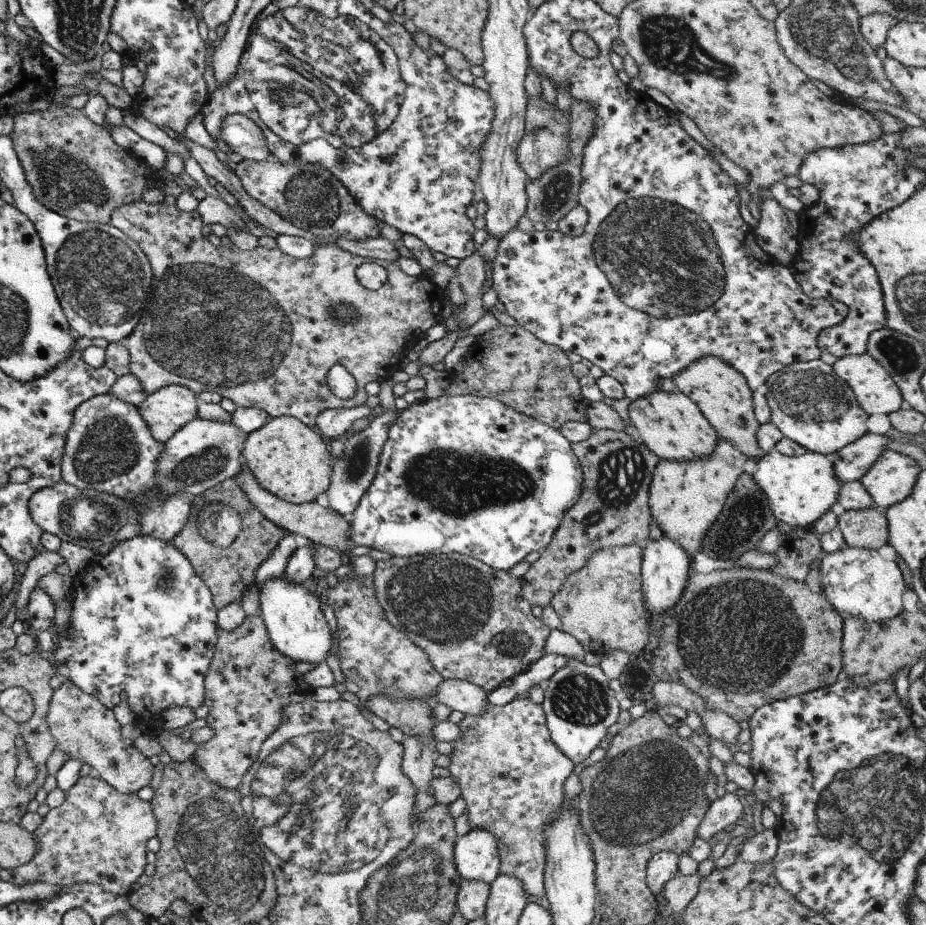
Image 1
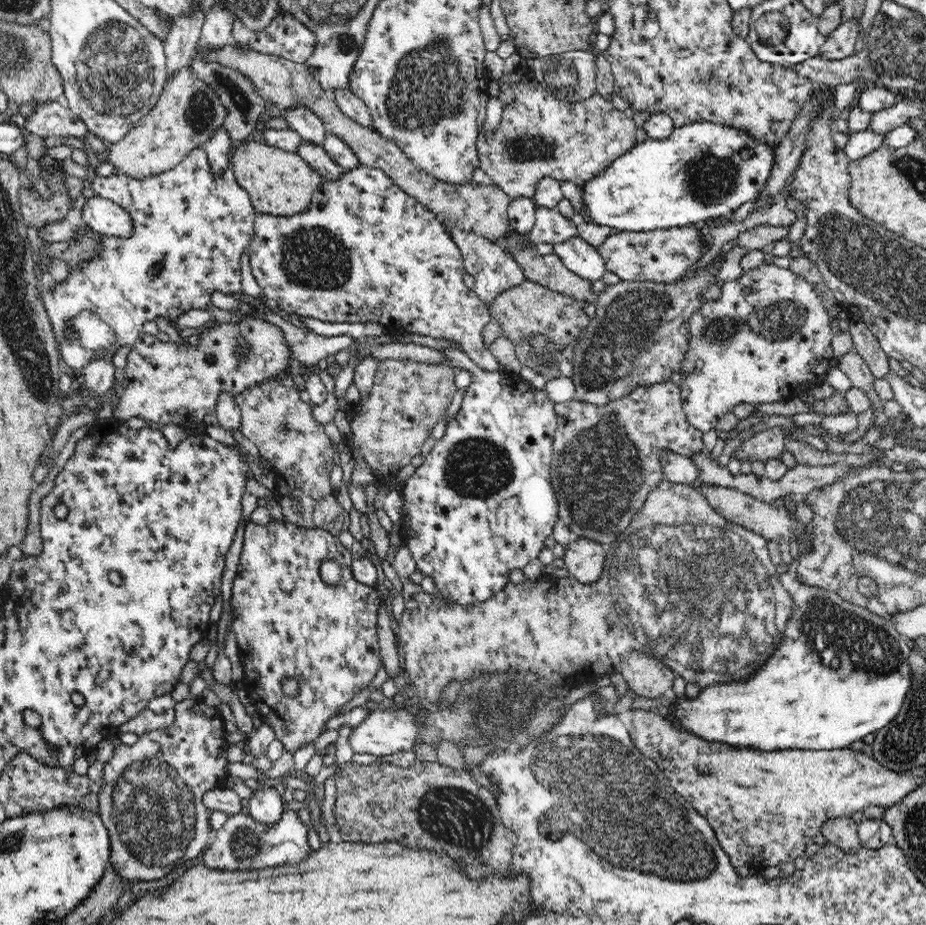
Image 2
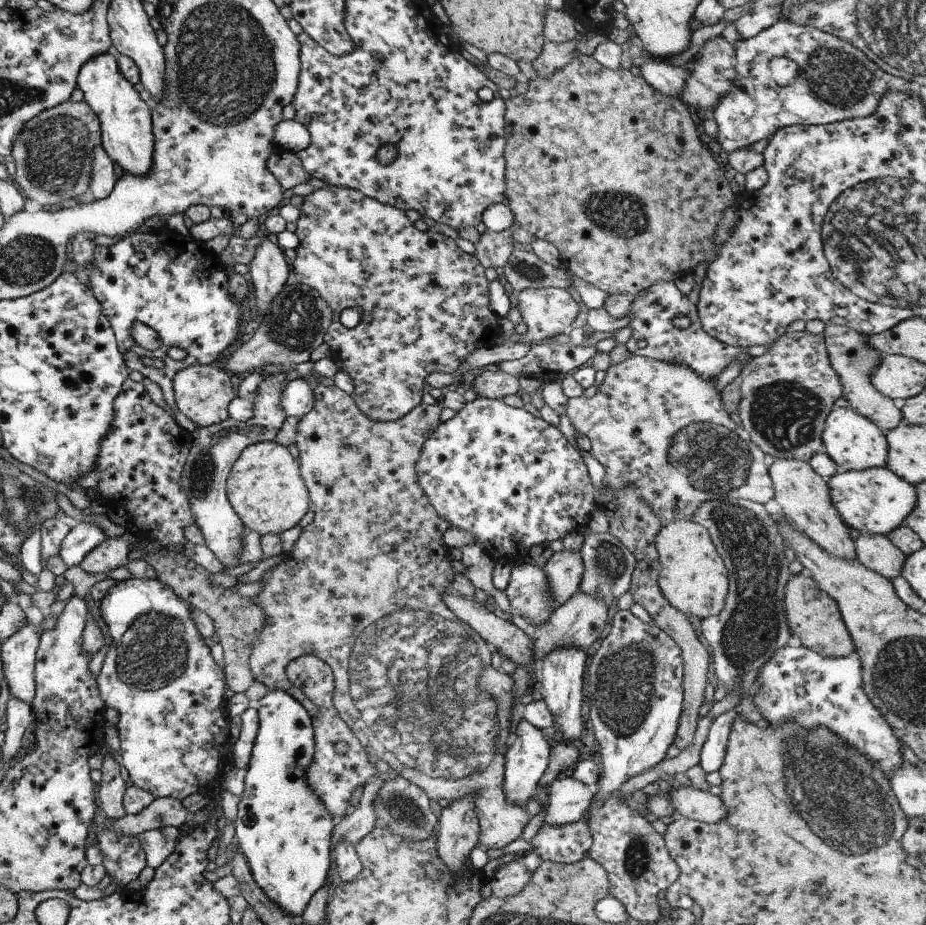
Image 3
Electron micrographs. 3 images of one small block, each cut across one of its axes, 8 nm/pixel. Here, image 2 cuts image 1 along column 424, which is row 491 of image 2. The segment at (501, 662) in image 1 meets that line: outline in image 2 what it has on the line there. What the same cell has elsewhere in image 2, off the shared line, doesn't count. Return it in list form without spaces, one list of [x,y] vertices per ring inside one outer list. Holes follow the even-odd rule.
[[[672,381],[638,387],[620,400],[604,406],[569,400],[554,404],[557,429],[553,442],[551,482],[559,504],[559,518],[570,532],[600,543],[607,549],[621,532],[626,530],[633,516],[641,509],[647,496],[662,482],[666,482],[659,456],[664,451],[693,458],[707,449],[702,441],[703,432],[690,424],[683,409],[681,390]]]

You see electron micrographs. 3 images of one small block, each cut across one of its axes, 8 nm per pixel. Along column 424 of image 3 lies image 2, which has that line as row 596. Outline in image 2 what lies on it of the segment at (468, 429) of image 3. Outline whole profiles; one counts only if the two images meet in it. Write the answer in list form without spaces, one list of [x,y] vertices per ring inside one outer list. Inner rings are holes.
[[[447,347],[440,350],[440,353],[447,358],[450,364],[455,364],[456,368],[467,367],[472,372],[472,382],[465,389],[465,395],[458,414],[449,422],[445,429],[445,433],[439,441],[436,441],[434,447],[427,456],[424,457],[423,463],[415,472],[402,483],[399,490],[402,495],[403,513],[401,522],[402,542],[412,553],[416,569],[418,569],[424,577],[430,577],[436,590],[442,599],[451,605],[458,603],[462,607],[471,607],[476,603],[490,600],[497,595],[502,589],[510,584],[509,574],[513,570],[521,570],[529,562],[539,558],[542,549],[546,547],[544,542],[552,535],[554,525],[559,518],[559,504],[555,497],[555,490],[551,482],[551,468],[553,461],[553,442],[557,429],[557,418],[554,410],[554,403],[548,398],[546,392],[542,389],[536,389],[529,383],[521,380],[512,380],[502,376],[498,371],[490,372],[478,365],[472,363],[472,359],[468,357],[464,351]]]

